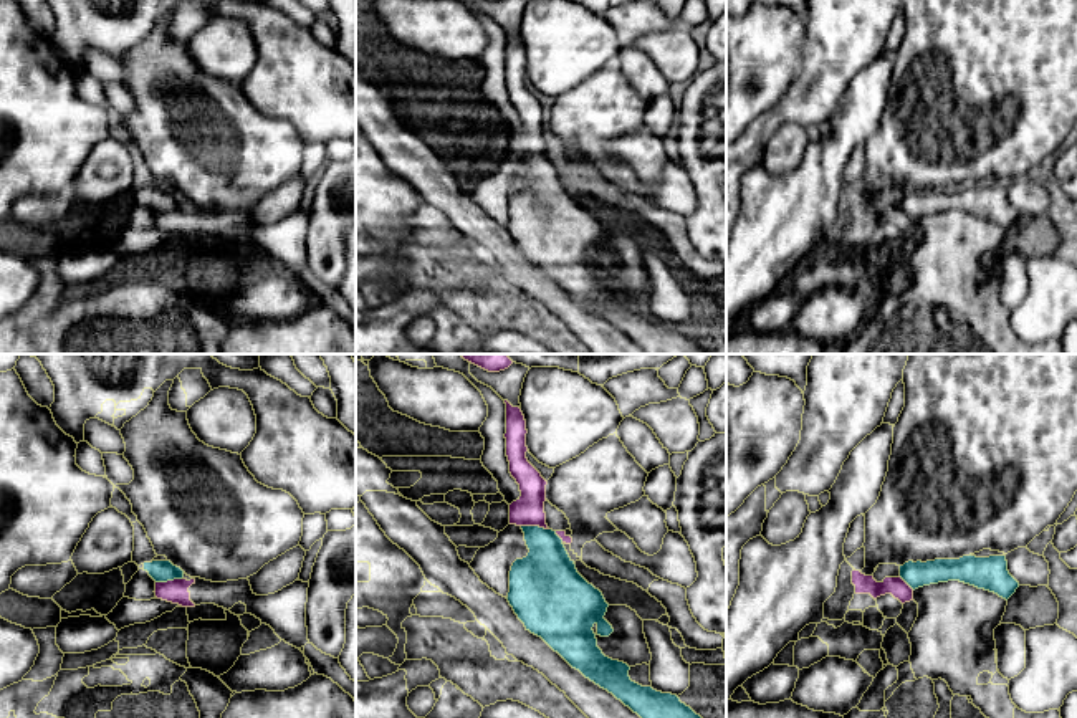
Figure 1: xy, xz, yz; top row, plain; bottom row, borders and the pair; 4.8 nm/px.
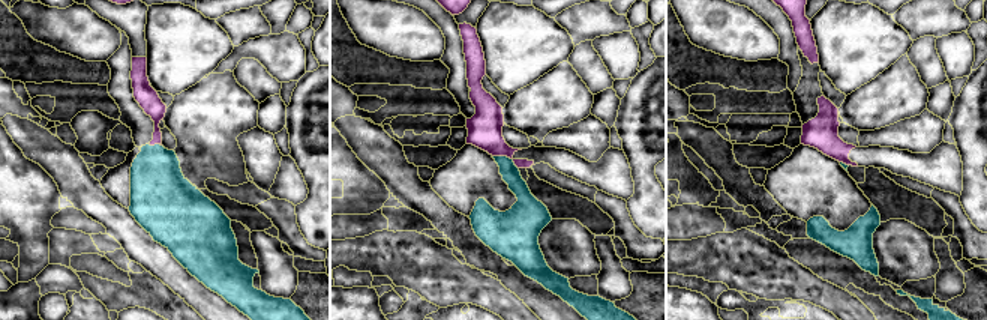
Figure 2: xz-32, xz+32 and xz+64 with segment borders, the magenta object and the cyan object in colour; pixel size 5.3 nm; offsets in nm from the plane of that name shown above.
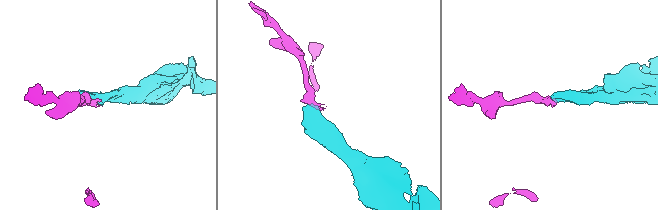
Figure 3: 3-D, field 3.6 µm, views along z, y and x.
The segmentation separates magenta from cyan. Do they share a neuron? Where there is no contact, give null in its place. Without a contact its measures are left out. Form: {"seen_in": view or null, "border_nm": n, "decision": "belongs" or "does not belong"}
{"seen_in": "xz", "border_nm": 140, "decision": "does not belong"}

